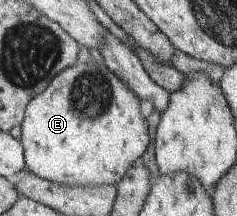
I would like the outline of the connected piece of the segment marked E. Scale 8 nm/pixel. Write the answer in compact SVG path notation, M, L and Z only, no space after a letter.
M93 60L67 68L32 99L21 133L27 167L43 179L68 186L117 185L151 145L149 121L141 113L141 98L106 63Z

